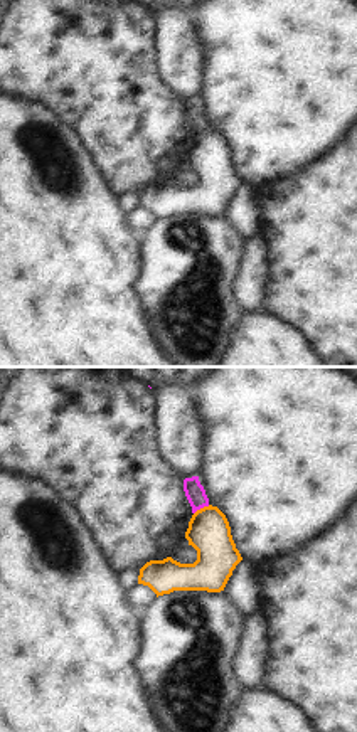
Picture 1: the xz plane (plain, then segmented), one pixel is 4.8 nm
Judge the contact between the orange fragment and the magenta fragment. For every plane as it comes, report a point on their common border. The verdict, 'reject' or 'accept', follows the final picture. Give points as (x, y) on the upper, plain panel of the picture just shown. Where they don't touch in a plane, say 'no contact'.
(201, 132)

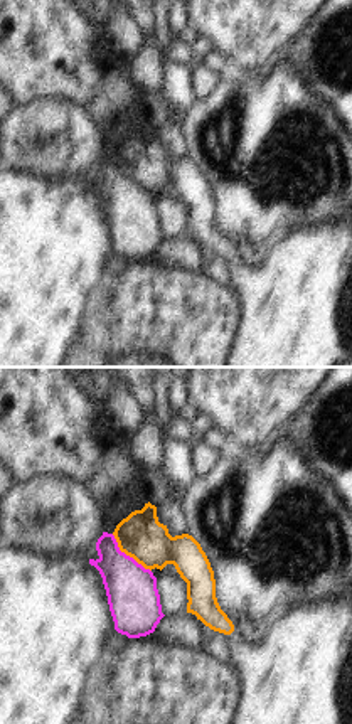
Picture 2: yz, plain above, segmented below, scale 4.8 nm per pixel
(128, 177)

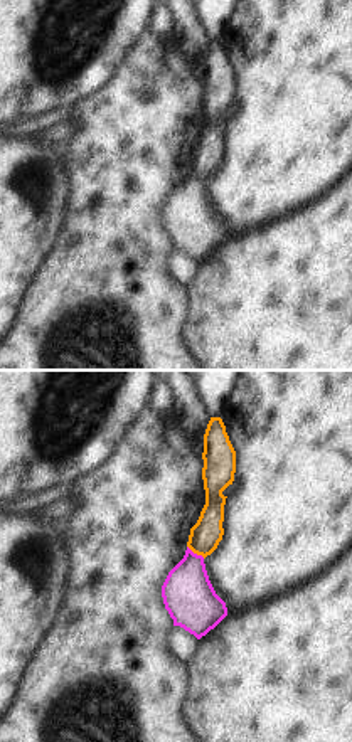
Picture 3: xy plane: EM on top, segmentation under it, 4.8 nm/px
(196, 175)

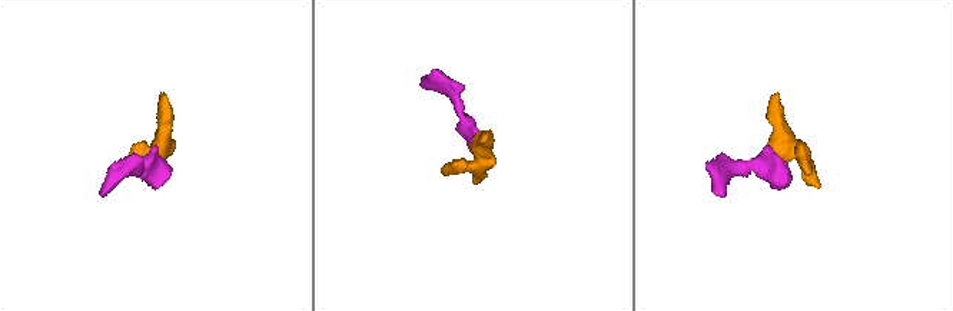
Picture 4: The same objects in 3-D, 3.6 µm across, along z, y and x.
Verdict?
reject

